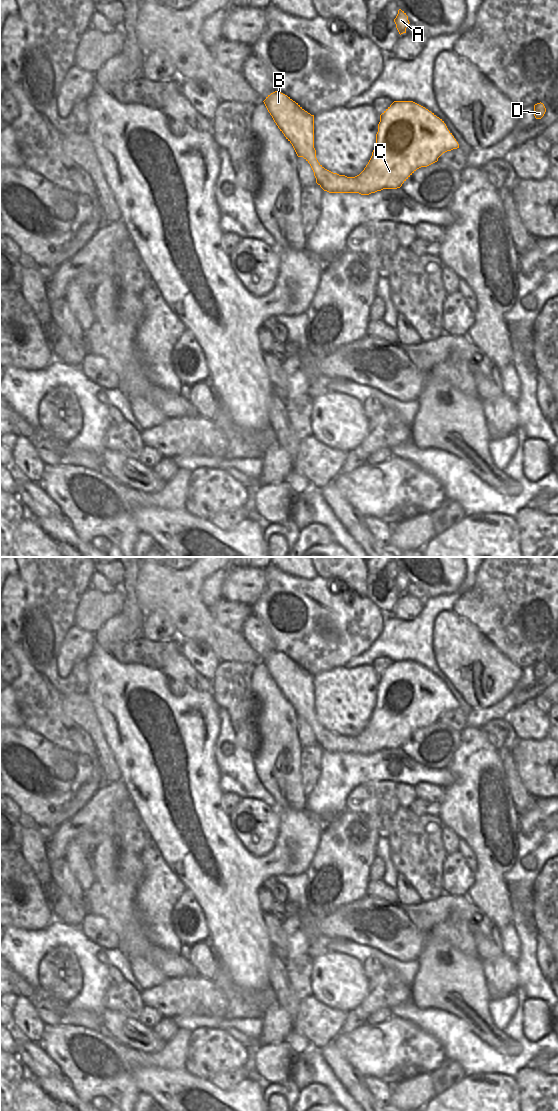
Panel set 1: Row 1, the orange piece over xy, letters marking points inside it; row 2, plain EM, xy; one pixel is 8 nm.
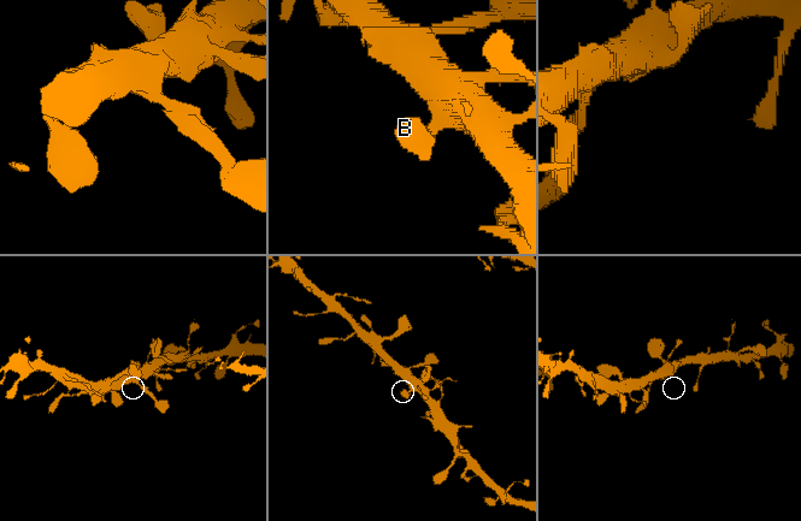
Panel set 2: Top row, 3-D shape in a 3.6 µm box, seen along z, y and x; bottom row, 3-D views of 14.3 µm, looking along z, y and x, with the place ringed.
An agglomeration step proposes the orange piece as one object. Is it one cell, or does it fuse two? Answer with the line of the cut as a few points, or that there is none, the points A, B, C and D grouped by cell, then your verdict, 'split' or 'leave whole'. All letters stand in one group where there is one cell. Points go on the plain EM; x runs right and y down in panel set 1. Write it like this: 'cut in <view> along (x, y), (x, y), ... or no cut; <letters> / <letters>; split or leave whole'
no cut; A B C D; leave whole

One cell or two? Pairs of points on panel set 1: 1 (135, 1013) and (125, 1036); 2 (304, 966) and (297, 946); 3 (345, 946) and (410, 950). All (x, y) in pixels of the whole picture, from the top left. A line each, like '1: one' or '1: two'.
1: two
2: two
3: two

